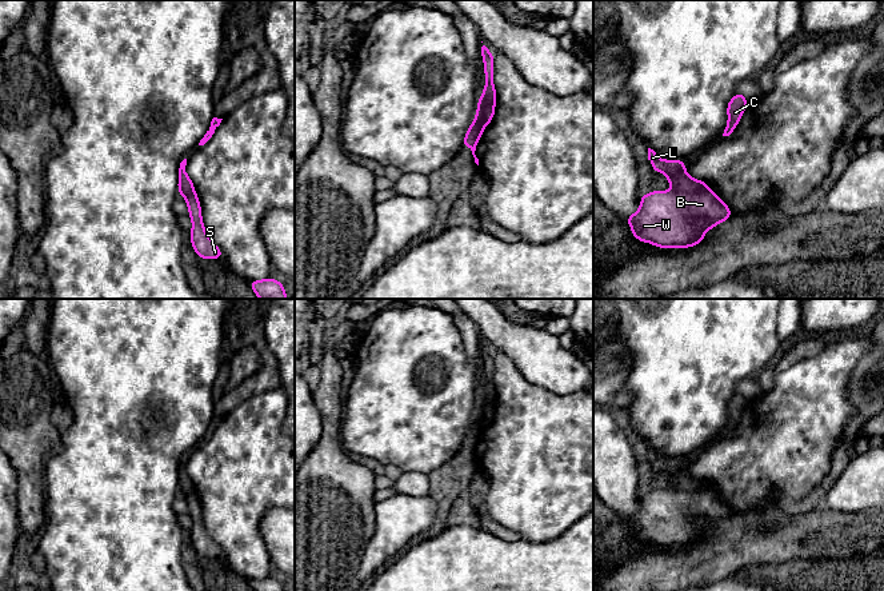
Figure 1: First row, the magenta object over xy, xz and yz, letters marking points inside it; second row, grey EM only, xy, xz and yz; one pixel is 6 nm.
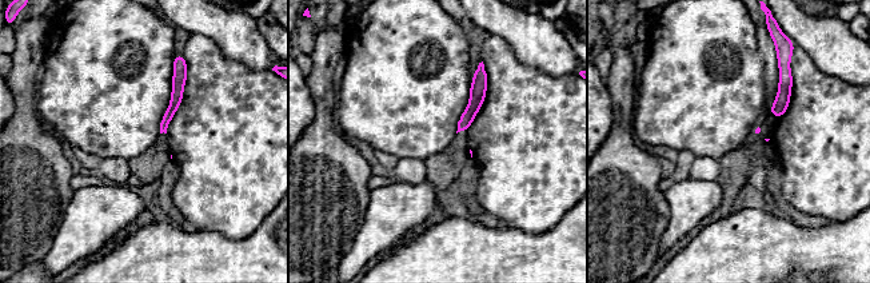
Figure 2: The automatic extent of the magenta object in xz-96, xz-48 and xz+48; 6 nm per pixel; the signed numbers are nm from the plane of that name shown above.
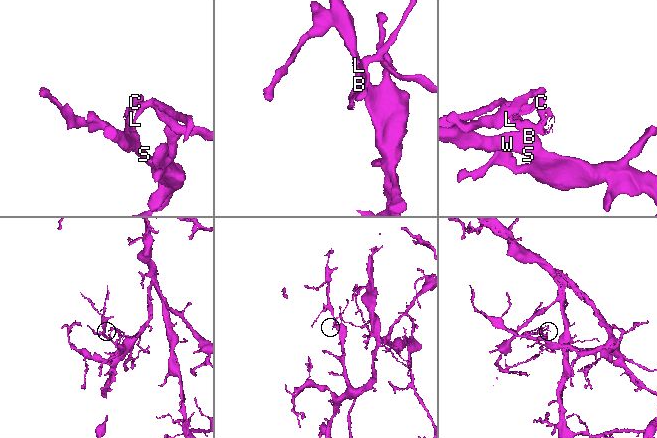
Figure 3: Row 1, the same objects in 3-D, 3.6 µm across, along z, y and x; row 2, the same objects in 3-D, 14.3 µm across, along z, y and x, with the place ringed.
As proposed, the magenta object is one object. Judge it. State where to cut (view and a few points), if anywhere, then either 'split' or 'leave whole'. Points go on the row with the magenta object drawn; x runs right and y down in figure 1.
cut xz (486, 91), (487, 110), (483, 114), (484, 126); split

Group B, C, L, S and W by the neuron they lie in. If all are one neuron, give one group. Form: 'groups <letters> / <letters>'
groups B S W / C L

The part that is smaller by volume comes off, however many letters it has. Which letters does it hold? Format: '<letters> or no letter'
C, L

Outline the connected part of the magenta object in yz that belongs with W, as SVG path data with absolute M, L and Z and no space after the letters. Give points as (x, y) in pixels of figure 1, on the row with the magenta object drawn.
M652 191L641 195L636 213L624 217L639 241L659 248L689 248L699 245L708 231L732 215L729 207L712 191Z

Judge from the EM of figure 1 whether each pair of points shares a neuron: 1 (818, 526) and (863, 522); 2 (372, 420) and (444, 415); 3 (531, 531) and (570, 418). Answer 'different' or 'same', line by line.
1: same
2: same
3: same

